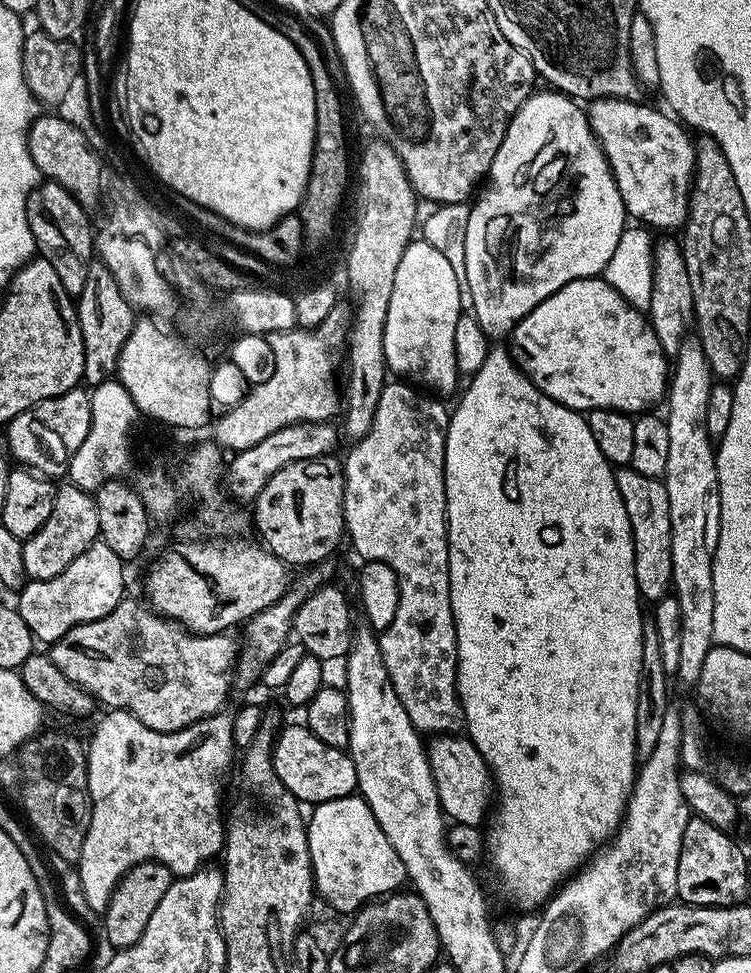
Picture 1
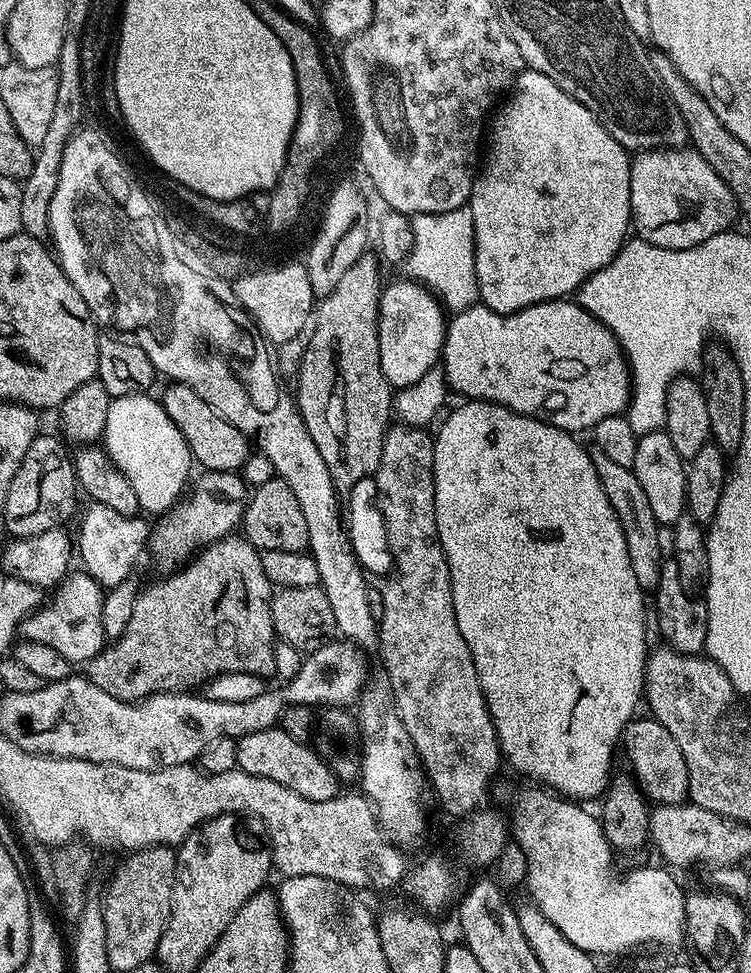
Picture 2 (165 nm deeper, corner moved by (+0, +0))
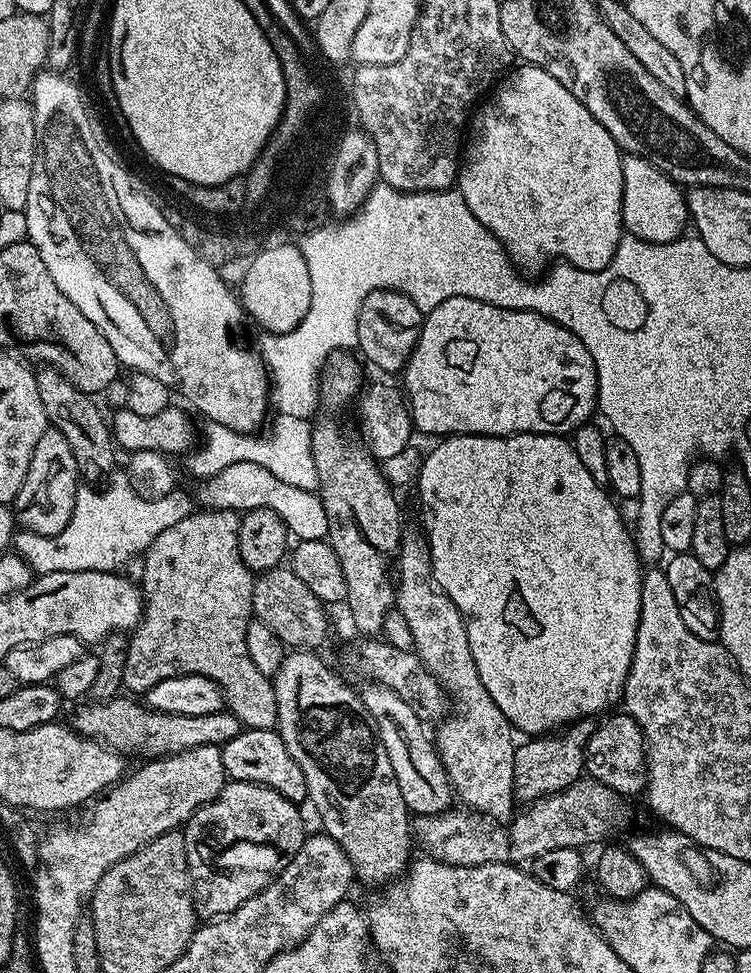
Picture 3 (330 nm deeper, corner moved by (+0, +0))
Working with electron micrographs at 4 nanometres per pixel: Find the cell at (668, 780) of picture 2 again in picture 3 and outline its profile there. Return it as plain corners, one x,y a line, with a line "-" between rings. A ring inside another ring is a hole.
609,715
601,719
594,734
584,745
584,770
591,779
610,786
617,796
633,798
648,786
648,758
644,747
644,735
633,716

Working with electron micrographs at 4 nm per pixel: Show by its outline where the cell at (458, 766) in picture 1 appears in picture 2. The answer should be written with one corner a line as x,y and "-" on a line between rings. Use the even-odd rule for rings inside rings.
528,786
532,788
520,788
512,796
512,816
510,815
510,836
511,839
522,850
522,854
526,854
526,862
528,863
528,874
526,877
526,885
528,884
528,892
531,903
538,906
538,910
542,910
542,914
546,914
546,918
550,918
550,922
554,922
554,926
558,926
558,930
562,930
562,934
570,942
574,942
574,946
578,946
578,950
591,954
593,957
600,956
620,956
623,952
628,952
631,948
640,948
643,944
657,944
660,948
676,948
679,944
683,945
686,940
684,930
684,902
686,899
685,889
680,889
680,884
671,876
673,873
667,867
660,868
636,868
633,872
628,872
625,876
619,876
612,869
612,856
614,850
608,845
608,839
604,833
604,825
600,823
595,815
592,816
587,812
583,803
577,802
571,798
565,798
559,794
553,794
551,791
545,790
540,786

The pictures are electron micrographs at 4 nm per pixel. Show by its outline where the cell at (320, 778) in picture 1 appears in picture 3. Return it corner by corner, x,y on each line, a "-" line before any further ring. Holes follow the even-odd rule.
244,728
237,736
230,738
230,742
222,745
220,753
224,775
229,781
241,780
251,784
261,784
282,794
282,798
291,800
297,806
307,801
306,778
302,775
298,762
290,758
290,750
286,750
286,742
282,742
279,732
271,728
266,730

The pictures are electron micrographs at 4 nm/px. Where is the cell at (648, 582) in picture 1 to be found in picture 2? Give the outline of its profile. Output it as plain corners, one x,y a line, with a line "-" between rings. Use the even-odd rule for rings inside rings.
591,449
594,470
598,470
598,482
602,482
602,490
606,490
606,498
610,498
610,506
614,506
614,514
618,514
618,522
622,526
622,534
626,534
626,550
630,553
630,566
634,570
634,578
638,578
638,586
645,590
654,590
660,577
660,532
661,525
656,523
654,510
650,510
650,502
642,490
638,478
631,468
614,462
602,450

